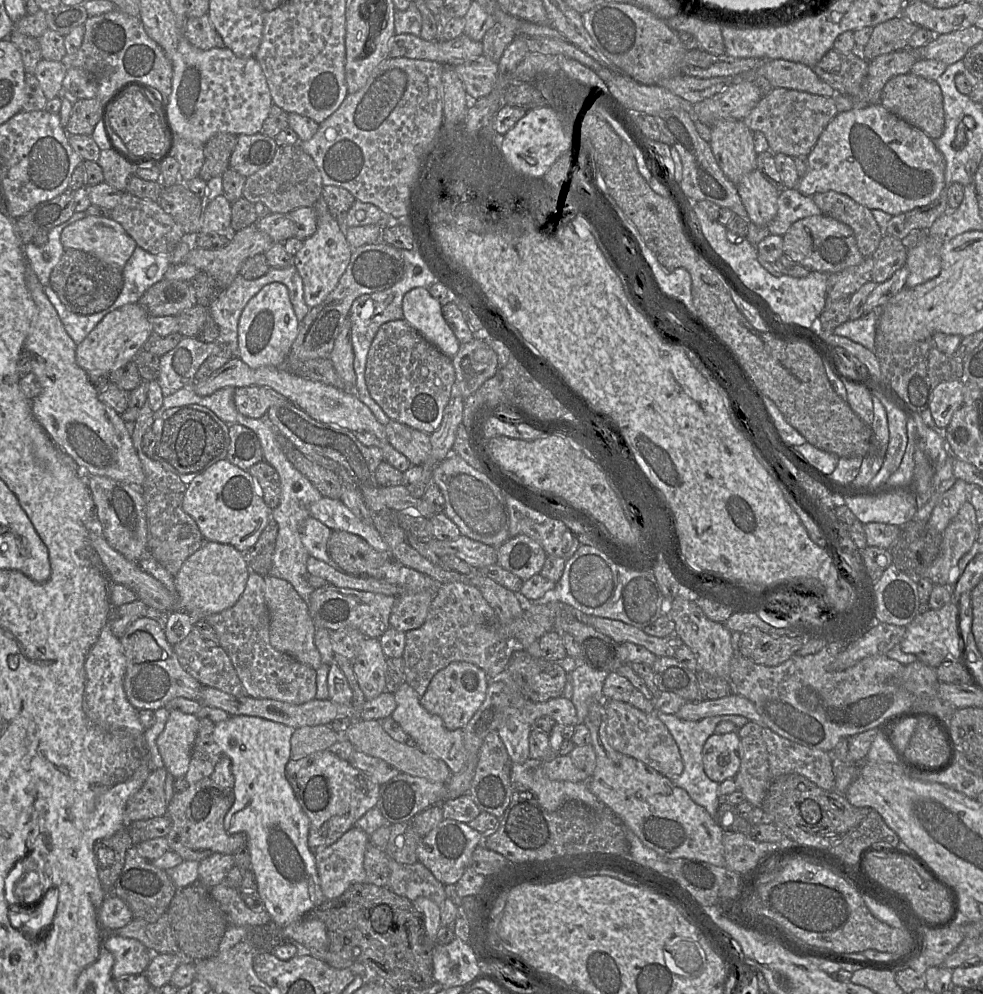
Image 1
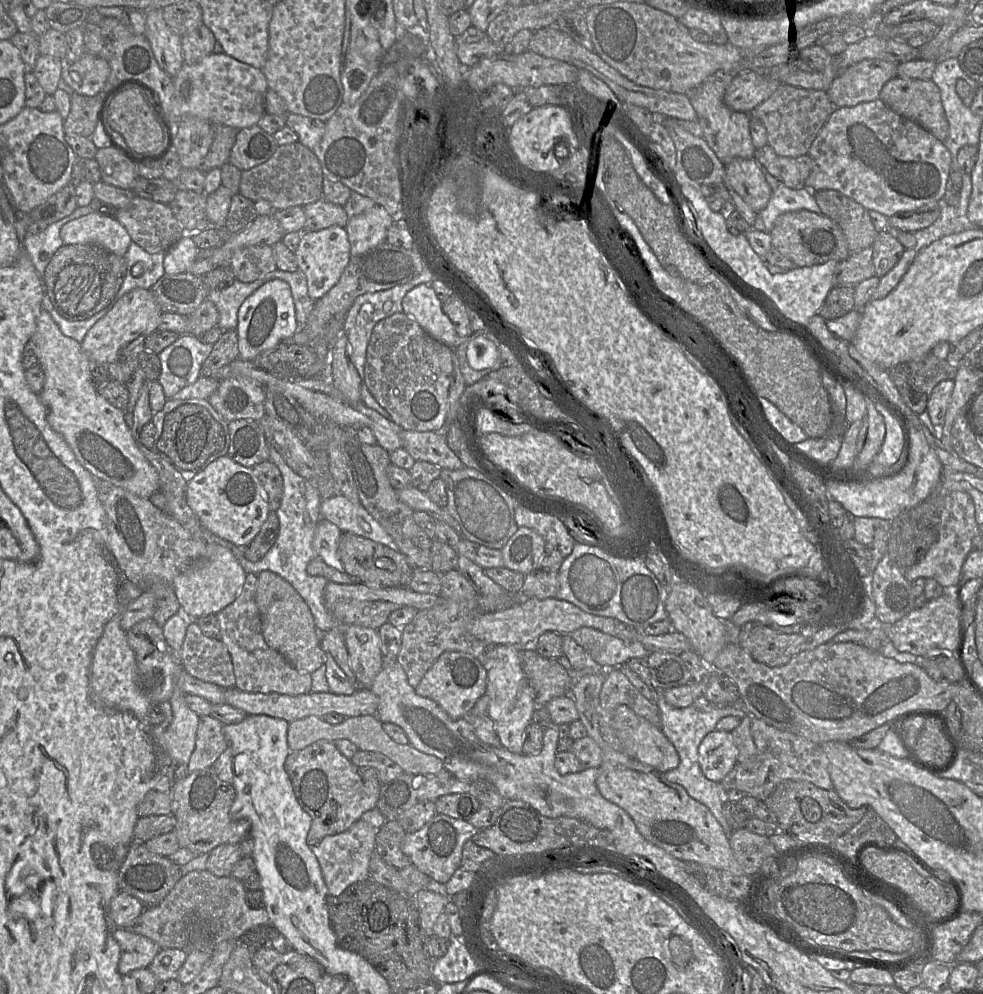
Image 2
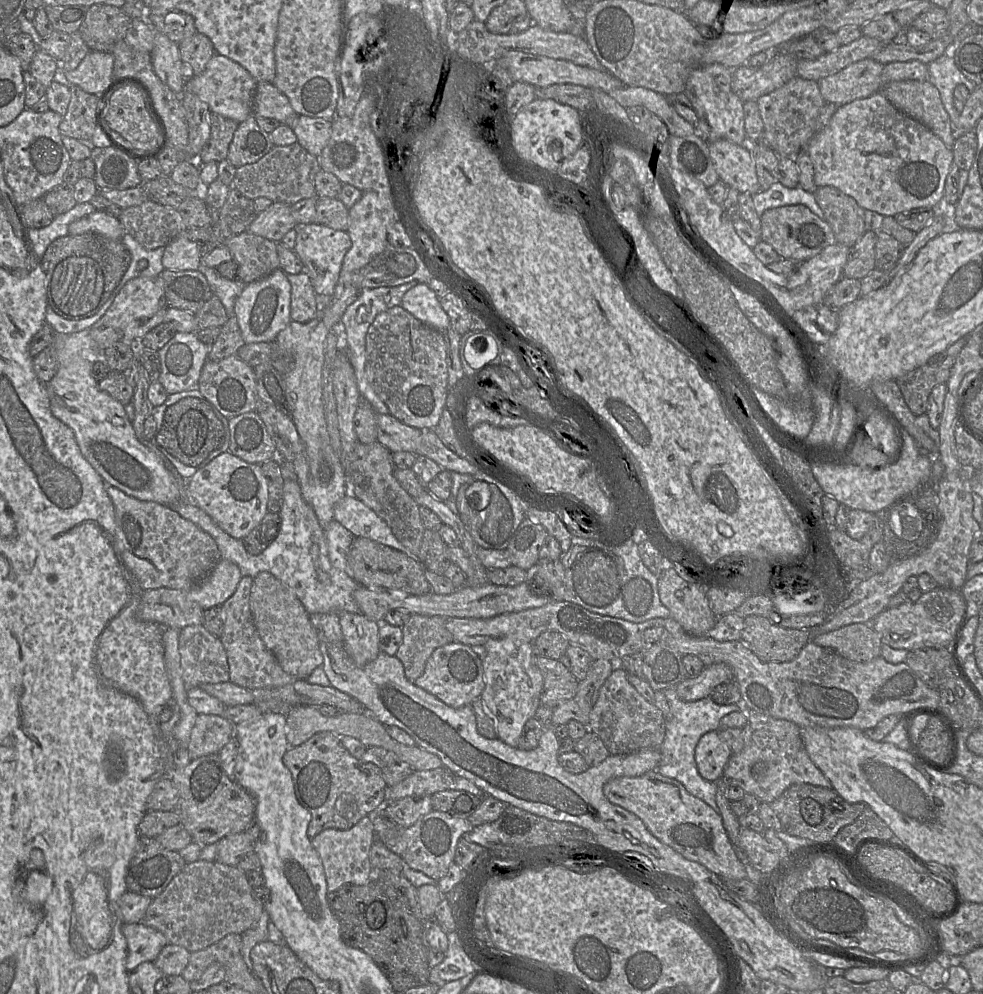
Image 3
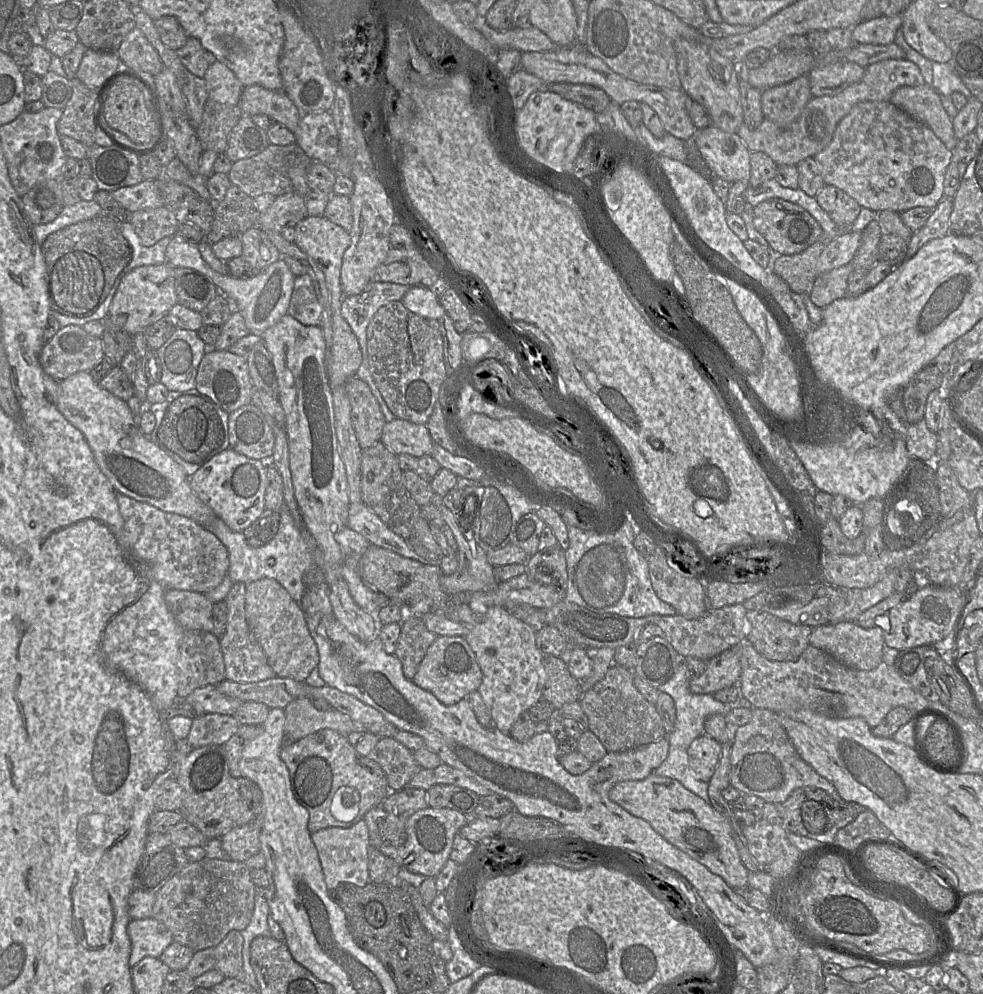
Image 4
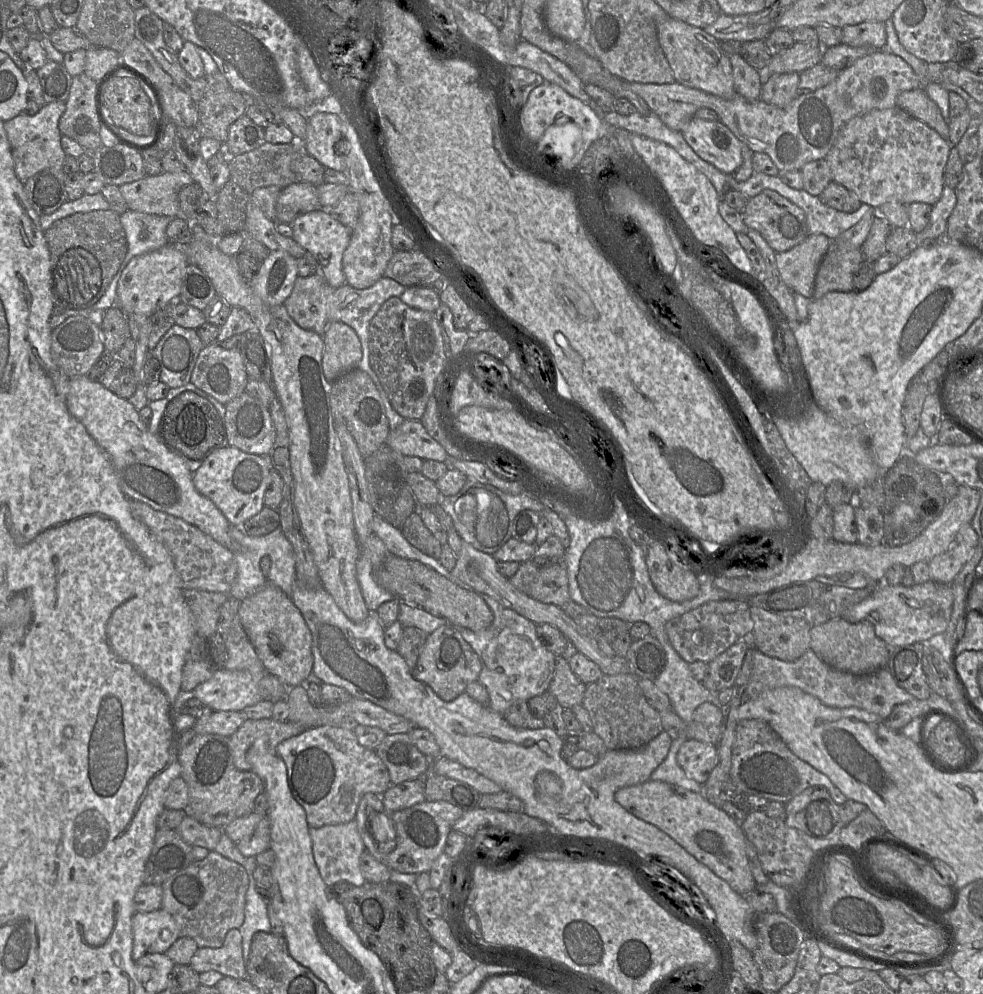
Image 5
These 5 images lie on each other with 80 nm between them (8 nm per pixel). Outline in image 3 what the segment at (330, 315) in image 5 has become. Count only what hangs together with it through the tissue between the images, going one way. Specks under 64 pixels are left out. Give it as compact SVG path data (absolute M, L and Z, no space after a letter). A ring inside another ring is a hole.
M304 271L287 274L287 278L291 284L291 320L307 323L319 314L319 299L316 298L310 278ZM411 281L394 287L362 289L358 298L350 306L348 306L340 322L342 349L346 352L348 359L354 368L355 378L360 395L364 397L379 414L389 415L390 412L385 403L374 392L366 377L366 334L368 328L379 313L386 311L394 306L401 305L404 294L417 284L419 284L418 281Z

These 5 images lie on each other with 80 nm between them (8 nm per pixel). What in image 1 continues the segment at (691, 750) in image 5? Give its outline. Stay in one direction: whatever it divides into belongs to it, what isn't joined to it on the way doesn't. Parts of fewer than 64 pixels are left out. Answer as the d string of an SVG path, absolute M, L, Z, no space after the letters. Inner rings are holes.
M737 732L715 733L706 740L702 749L702 762L709 779L721 783L736 776L741 764L739 745Z

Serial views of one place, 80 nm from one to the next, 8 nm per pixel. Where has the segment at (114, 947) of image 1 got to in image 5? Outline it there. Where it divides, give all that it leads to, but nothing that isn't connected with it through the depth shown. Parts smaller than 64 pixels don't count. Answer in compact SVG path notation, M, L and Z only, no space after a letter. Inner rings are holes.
M164 909L135 912L132 917L134 962L145 954L165 953L180 937L174 918Z

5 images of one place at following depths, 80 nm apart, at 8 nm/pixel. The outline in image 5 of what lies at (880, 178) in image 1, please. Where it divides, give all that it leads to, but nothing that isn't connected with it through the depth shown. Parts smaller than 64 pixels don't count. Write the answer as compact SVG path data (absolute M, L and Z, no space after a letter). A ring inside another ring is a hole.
M899 107L872 110L848 121L824 158L831 169L833 182L852 192L861 203L879 209L886 202L910 205L915 202L935 205L944 189L944 169L951 144L924 122L912 117Z

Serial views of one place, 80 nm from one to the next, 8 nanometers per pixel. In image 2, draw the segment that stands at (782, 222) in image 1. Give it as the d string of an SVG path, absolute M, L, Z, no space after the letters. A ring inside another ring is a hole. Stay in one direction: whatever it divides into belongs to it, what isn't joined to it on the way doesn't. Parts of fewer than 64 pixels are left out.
M784 185L772 192L767 206L757 213L765 226L765 232L770 233L779 216L787 212L808 210L817 215L822 215L814 193L801 185L797 189L790 189Z

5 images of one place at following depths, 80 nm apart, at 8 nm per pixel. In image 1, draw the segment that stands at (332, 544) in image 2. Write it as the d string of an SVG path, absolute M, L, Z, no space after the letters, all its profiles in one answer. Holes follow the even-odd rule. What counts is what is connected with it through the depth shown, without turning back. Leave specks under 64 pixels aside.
M308 517L303 523L302 543L310 556L317 558L338 571L342 568L334 562L327 551L327 543L332 530L319 520Z

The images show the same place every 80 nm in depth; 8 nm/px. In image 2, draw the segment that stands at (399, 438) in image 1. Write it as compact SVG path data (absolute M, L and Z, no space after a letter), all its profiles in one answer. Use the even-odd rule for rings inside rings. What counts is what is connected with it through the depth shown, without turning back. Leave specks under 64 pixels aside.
M401 430L400 438L402 447L416 461L426 461L448 470L465 467L447 445L444 433Z

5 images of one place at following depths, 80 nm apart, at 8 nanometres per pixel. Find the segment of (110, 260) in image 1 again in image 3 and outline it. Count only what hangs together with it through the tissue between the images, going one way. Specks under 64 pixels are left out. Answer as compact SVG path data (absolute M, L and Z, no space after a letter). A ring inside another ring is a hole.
M96 211L73 221L68 227L70 235L76 236L85 233L95 233L110 239L121 240L126 231L119 218Z

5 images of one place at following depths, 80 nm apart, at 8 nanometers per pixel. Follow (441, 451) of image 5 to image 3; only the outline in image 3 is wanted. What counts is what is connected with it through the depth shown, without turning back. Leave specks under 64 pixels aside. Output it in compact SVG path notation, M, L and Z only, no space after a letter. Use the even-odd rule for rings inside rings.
M378 414L377 441L391 453L411 452L416 454L423 431L408 426L392 415Z

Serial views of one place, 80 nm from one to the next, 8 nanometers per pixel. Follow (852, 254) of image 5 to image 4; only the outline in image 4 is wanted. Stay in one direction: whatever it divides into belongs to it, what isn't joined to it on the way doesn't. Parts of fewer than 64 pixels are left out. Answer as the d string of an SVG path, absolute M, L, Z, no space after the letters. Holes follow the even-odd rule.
M852 263L819 275L810 291L810 300L820 308L825 308L833 301L846 297L848 277L854 270Z

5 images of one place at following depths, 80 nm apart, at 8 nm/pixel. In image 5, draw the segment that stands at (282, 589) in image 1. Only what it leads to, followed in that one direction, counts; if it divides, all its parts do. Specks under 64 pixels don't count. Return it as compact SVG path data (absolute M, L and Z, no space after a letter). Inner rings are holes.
M265 585L241 601L238 615L265 670L289 687L305 684L314 663L312 636L292 599L279 587Z

